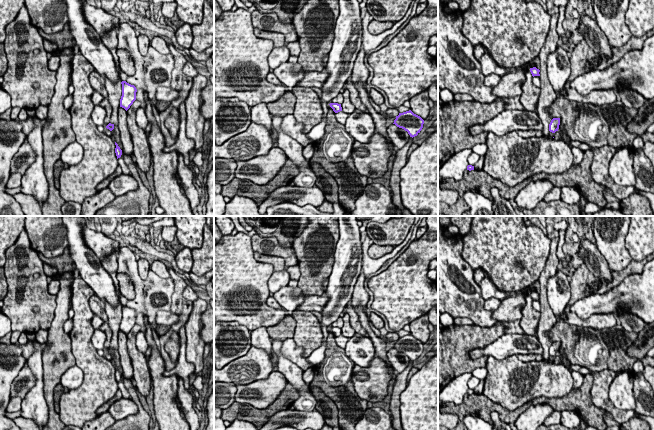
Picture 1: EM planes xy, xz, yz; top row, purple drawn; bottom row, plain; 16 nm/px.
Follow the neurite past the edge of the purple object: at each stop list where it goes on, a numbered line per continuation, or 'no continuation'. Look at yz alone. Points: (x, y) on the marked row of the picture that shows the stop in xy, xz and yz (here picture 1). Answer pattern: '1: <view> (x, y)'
no continuation

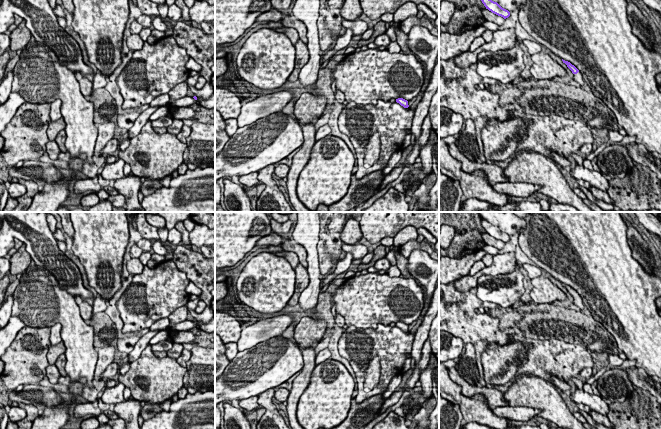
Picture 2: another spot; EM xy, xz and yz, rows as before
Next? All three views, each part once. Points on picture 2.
1: yz (578, 77)

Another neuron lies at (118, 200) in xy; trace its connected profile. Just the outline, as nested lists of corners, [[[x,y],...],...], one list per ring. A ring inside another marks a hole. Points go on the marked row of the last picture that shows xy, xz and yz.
[[[121,194],[110,195],[106,200],[109,201],[113,207],[126,207],[126,199]]]

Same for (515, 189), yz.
[[[499,182],[491,185],[498,193],[508,194],[512,197],[530,197],[541,188],[540,185],[522,182]]]

